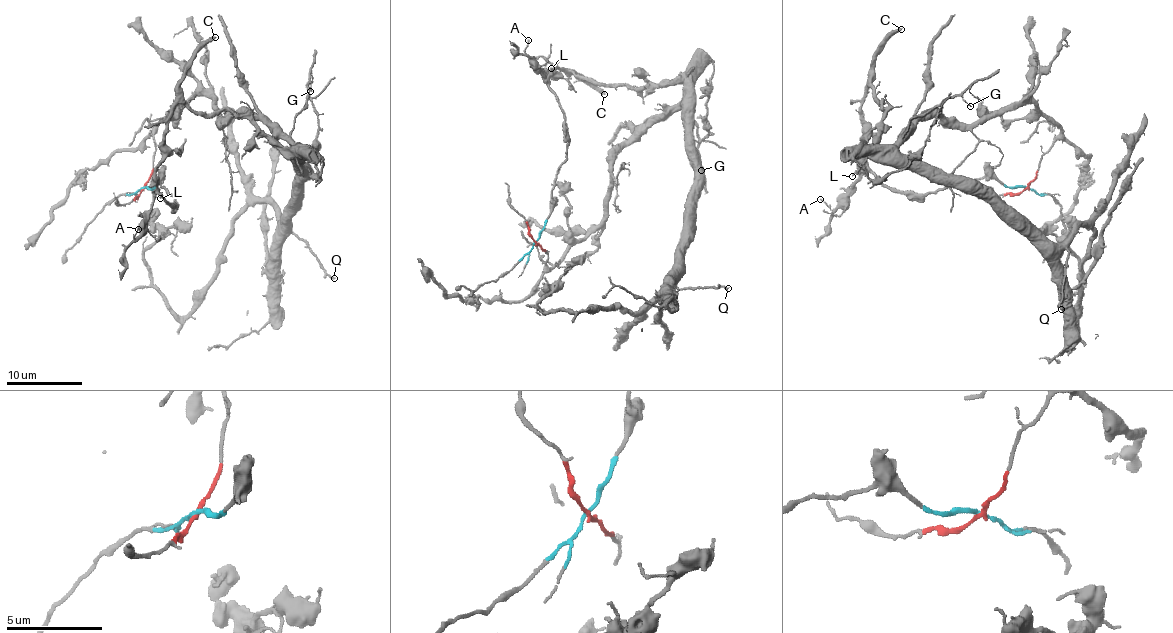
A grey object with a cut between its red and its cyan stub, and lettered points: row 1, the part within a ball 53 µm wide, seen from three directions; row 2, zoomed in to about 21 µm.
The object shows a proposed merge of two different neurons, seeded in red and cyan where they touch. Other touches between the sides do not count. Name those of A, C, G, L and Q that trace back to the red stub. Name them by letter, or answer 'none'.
G, Q

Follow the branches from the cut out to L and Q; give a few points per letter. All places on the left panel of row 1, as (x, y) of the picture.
L: (142, 187), (152, 189), (159, 181), (177, 203), (173, 206), (157, 192), (161, 199)
Q: (142, 189), (153, 131), (197, 95), (220, 122), (262, 118), (303, 169), (283, 223), (334, 278)

